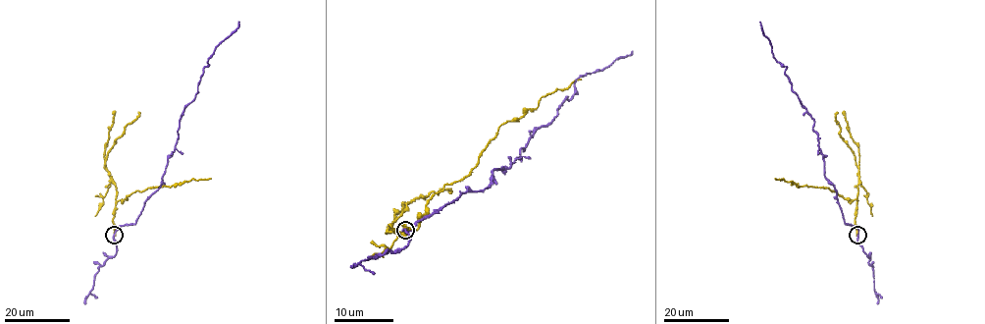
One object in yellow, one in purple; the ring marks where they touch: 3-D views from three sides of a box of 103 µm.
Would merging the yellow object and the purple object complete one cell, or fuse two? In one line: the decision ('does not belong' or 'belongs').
does not belong

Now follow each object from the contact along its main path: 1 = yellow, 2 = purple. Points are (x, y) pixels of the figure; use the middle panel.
1: (404, 229), (417, 229), (426, 203), (466, 177), (501, 125), (581, 79)
2: (404, 229), (461, 193), (487, 188), (494, 169), (521, 157), (532, 134), (575, 91), (576, 80), (631, 51)

